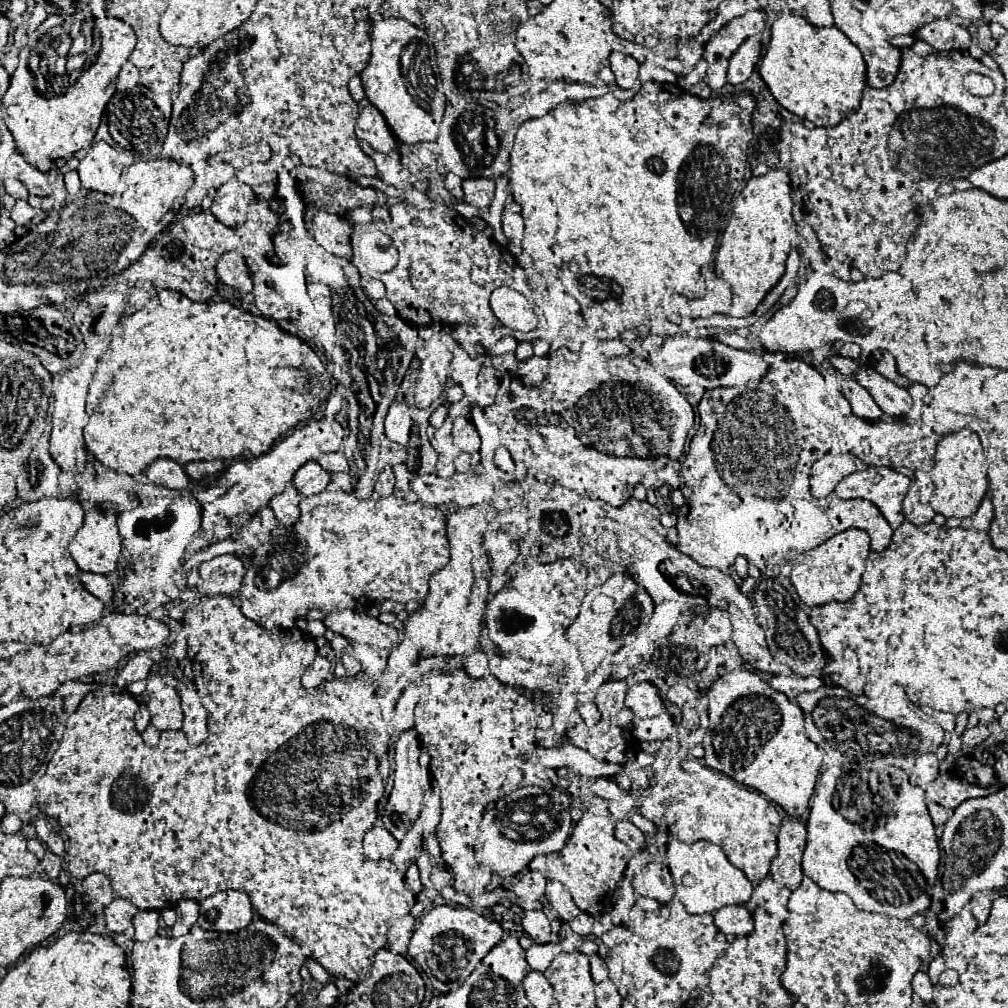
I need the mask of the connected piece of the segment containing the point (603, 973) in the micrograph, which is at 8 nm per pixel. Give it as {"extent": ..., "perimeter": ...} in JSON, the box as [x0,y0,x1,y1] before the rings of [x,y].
{"extent":[589,955,607,983],"perimeter":[[[591,955],[589,967],[591,967],[591,977],[595,983],[601,983],[607,979],[607,965],[599,955]]]}

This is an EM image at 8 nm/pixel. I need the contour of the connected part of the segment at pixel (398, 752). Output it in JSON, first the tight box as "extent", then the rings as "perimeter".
{"extent":[381,729,423,839],"perimeter":[[[415,729],[403,731],[395,743],[395,771],[393,771],[393,789],[387,797],[387,803],[383,807],[381,813],[381,823],[383,827],[395,837],[401,839],[407,829],[411,827],[411,823],[417,819],[419,815],[419,805],[423,799],[423,789],[421,789],[421,767],[417,763],[421,753],[421,745],[419,745],[419,737]]]}

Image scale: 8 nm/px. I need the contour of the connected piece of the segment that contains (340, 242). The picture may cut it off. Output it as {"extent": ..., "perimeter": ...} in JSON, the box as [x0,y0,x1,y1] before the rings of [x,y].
{"extent":[311,213,353,257],"perimeter":[[[315,213],[311,217],[311,237],[313,243],[327,255],[333,257],[351,257],[349,233],[353,229],[353,221],[349,217],[335,217],[333,213]]]}

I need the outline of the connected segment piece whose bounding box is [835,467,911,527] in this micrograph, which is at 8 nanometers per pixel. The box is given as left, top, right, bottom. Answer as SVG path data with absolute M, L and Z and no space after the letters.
M867 467L857 469L847 475L835 487L835 495L839 499L867 499L879 507L883 517L891 527L897 527L903 515L903 497L911 487L911 479L897 473L891 467Z

